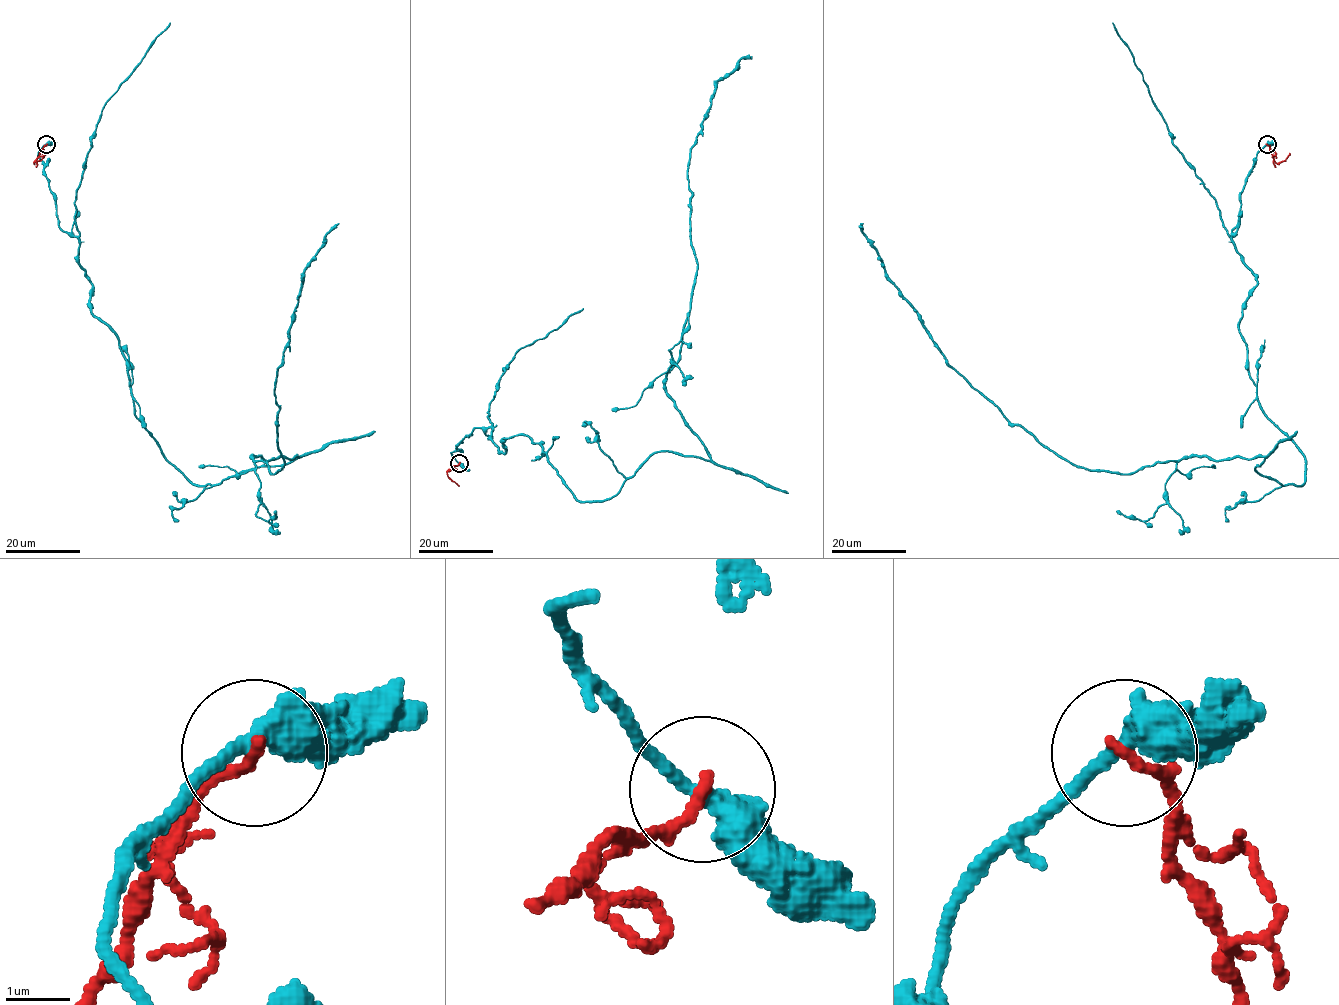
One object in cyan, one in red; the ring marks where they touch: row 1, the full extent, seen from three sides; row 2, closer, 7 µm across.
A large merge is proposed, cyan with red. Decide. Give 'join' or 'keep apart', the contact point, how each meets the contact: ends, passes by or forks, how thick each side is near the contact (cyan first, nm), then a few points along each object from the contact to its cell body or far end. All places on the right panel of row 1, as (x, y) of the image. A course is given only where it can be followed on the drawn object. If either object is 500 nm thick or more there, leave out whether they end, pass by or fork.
keep apart | (1267, 144) | cyan passes by | red ends | 400/180 nm | cyan via (1267, 144), (1231, 230), (1257, 282), (1239, 332), (1302, 485), (1256, 456), (1073, 465), (948, 364), (860, 223) | red via (1267, 145), (1277, 163), (1290, 153)

